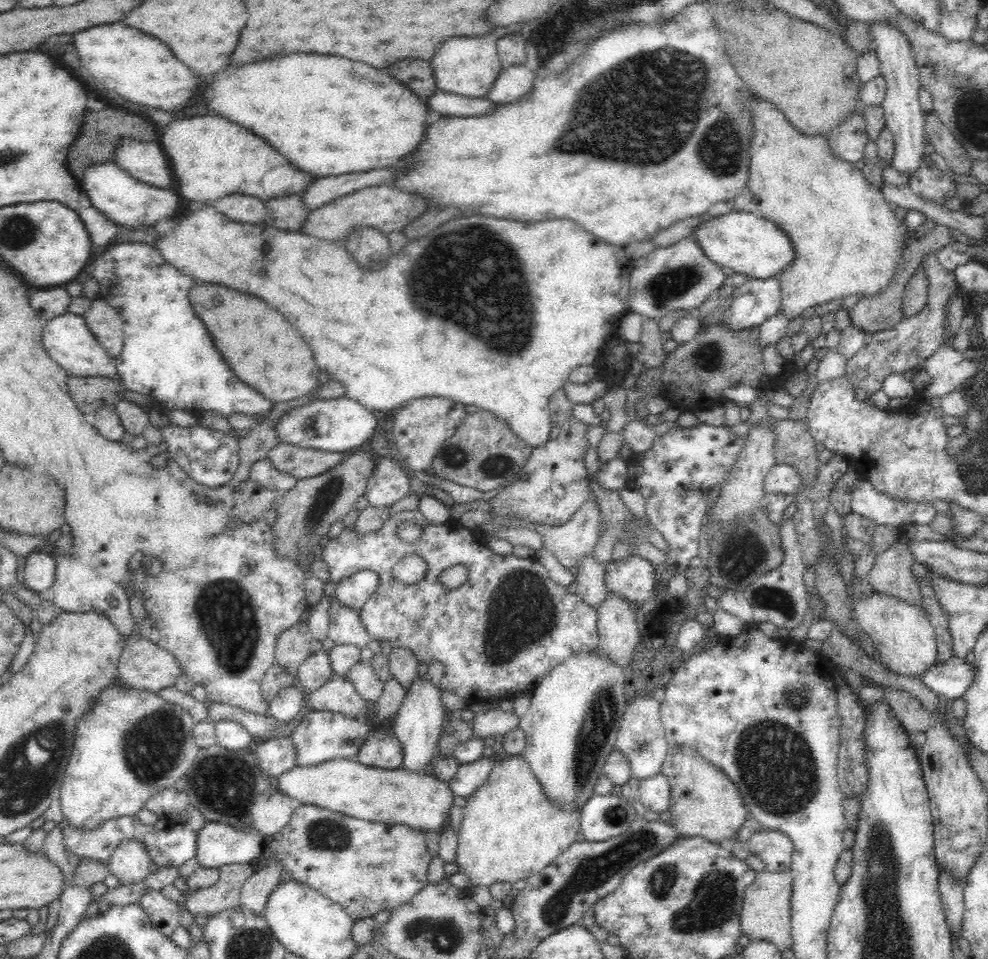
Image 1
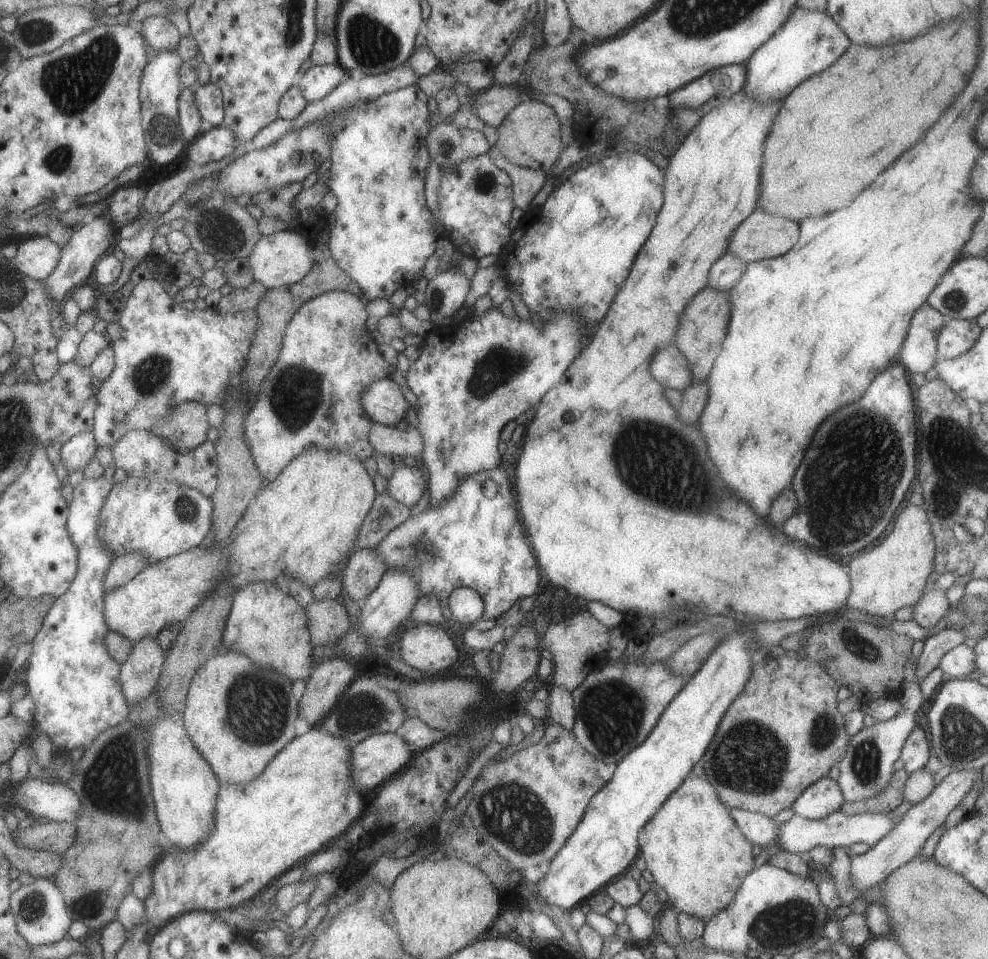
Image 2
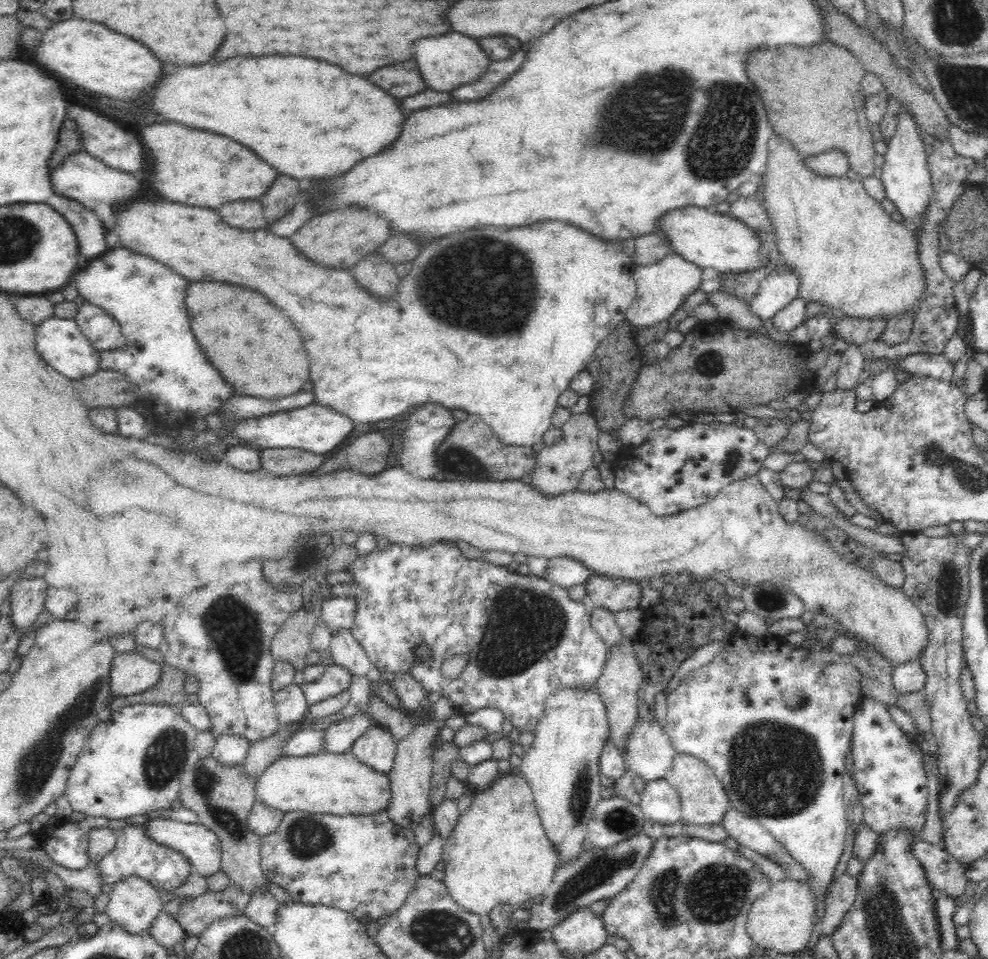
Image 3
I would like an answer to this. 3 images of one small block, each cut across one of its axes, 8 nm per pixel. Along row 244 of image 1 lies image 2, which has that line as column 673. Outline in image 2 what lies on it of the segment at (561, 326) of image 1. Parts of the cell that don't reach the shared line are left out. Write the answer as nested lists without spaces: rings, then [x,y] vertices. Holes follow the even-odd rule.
[[[738,91],[735,95],[725,100],[716,110],[713,110],[710,114],[705,114],[700,119],[698,124],[694,125],[694,128],[687,134],[686,138],[683,140],[682,144],[678,149],[675,150],[672,156],[668,157],[669,165],[664,169],[665,172],[665,181],[663,188],[663,205],[660,209],[660,212],[657,214],[657,223],[656,226],[652,229],[648,240],[642,245],[640,252],[636,255],[634,264],[630,269],[629,275],[626,277],[622,288],[618,291],[618,294],[614,297],[612,304],[610,305],[610,310],[606,313],[606,316],[602,319],[602,322],[594,330],[594,333],[588,337],[586,346],[579,352],[579,355],[572,361],[572,364],[566,369],[566,372],[562,375],[562,378],[550,389],[538,404],[538,411],[536,418],[532,420],[532,424],[528,426],[528,432],[526,432],[526,444],[524,444],[524,454],[520,456],[520,462],[518,462],[518,468],[516,468],[516,496],[518,496],[518,506],[519,506],[519,515],[521,516],[521,521],[523,522],[526,534],[529,536],[529,541],[531,542],[534,554],[536,555],[539,565],[544,568],[544,572],[548,574],[548,578],[560,586],[562,590],[570,591],[570,594],[574,596],[580,596],[580,598],[585,598],[587,602],[593,600],[598,600],[602,604],[618,610],[624,614],[630,614],[630,612],[638,613],[640,616],[644,616],[648,619],[654,618],[654,616],[662,616],[668,614],[668,612],[682,612],[687,617],[688,621],[698,622],[701,618],[707,618],[708,616],[714,616],[714,614],[720,614],[722,616],[732,615],[738,619],[747,619],[751,621],[777,621],[777,620],[786,620],[792,618],[802,618],[802,616],[812,616],[813,614],[826,613],[826,612],[838,612],[844,611],[846,608],[846,601],[849,597],[851,591],[851,582],[848,573],[848,569],[845,568],[839,559],[828,556],[828,554],[822,554],[817,552],[812,547],[806,546],[806,544],[797,544],[796,542],[787,539],[782,532],[776,530],[776,536],[772,532],[772,528],[766,524],[766,518],[762,516],[756,516],[756,512],[746,504],[746,500],[740,500],[722,480],[716,464],[712,462],[708,450],[706,450],[706,438],[704,434],[700,432],[698,426],[690,426],[690,424],[684,424],[680,418],[678,418],[678,412],[674,410],[674,405],[666,398],[665,388],[652,376],[650,372],[650,363],[652,362],[653,356],[655,353],[661,350],[662,346],[674,344],[674,337],[677,335],[677,330],[679,329],[679,322],[687,304],[701,291],[706,289],[709,286],[709,274],[710,269],[713,267],[713,264],[720,260],[726,253],[729,248],[730,237],[734,234],[734,231],[743,220],[746,220],[757,209],[757,202],[760,190],[760,168],[762,168],[762,146],[766,140],[766,135],[770,132],[770,127],[772,122],[774,122],[774,117],[780,108],[780,101],[771,102],[768,104],[758,103],[754,99],[748,98],[745,95],[745,92]]]

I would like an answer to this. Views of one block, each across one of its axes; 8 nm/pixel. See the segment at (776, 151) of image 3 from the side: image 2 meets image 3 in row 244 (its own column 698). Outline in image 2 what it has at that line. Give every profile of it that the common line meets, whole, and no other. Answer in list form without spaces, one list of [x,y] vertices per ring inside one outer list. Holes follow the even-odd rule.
[[[690,774],[642,829],[639,856],[645,858],[654,884],[664,888],[678,913],[694,915],[706,921],[734,902],[742,881],[755,869],[756,857],[752,846],[735,823],[729,808],[720,800],[716,789],[708,780]]]

